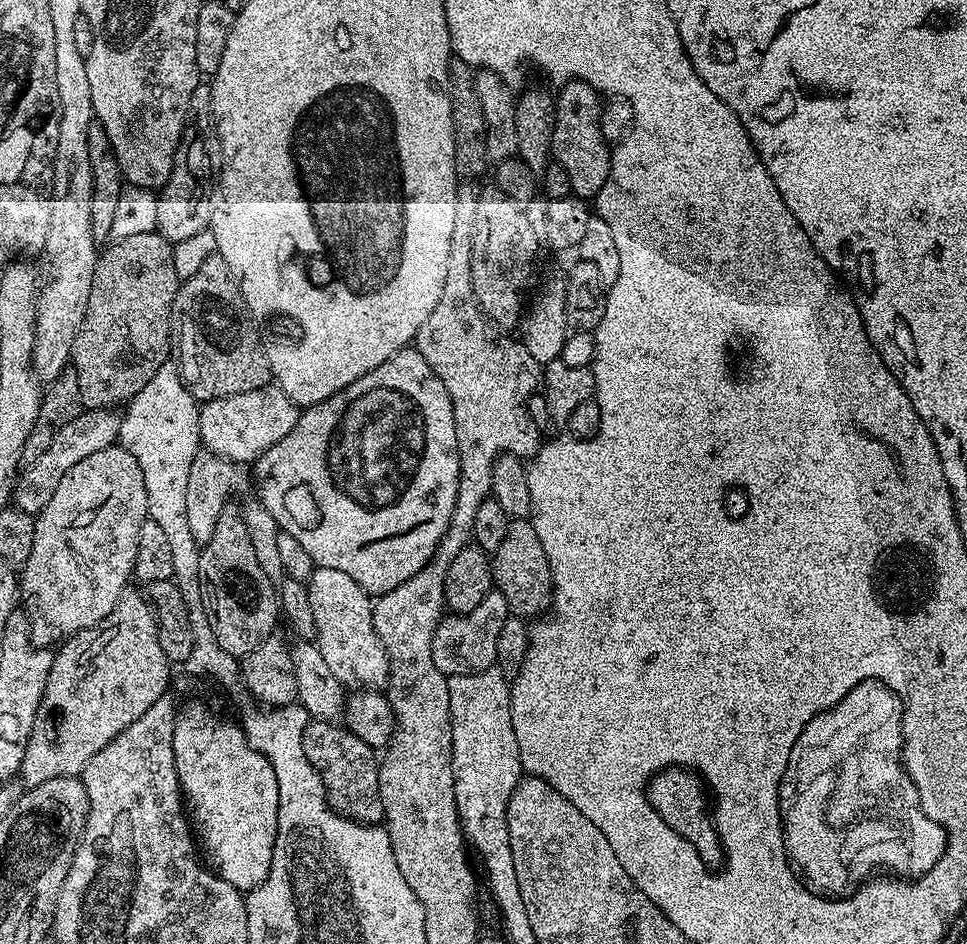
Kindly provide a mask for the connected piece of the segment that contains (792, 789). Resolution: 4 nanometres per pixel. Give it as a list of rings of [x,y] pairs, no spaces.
[[[863,680],[842,698],[834,707],[826,712],[820,712],[802,730],[802,734],[794,742],[790,750],[790,758],[786,770],[782,774],[780,783],[780,823],[784,826],[784,851],[804,887],[815,892],[816,895],[825,898],[843,898],[851,896],[865,880],[873,874],[880,874],[883,868],[889,868],[891,875],[896,878],[915,878],[925,876],[942,858],[946,846],[946,834],[944,828],[934,822],[934,818],[926,818],[926,810],[920,805],[920,795],[910,778],[910,774],[904,768],[902,749],[902,714],[904,703],[897,696],[891,695],[882,680]]]

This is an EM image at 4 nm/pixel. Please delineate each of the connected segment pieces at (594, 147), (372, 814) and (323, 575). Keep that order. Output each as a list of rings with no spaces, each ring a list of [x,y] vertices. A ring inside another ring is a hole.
[[[569,80],[559,85],[560,92],[555,93],[556,117],[554,118],[554,138],[552,139],[552,156],[555,163],[570,174],[572,195],[579,196],[581,200],[591,201],[606,186],[606,178],[612,169],[612,154],[610,144],[604,140],[599,126],[600,109],[602,107],[601,93],[589,86],[585,80]]]
[[[312,720],[302,734],[302,750],[306,750],[310,766],[314,766],[322,778],[332,811],[345,816],[347,820],[356,820],[359,824],[379,825],[383,821],[378,756],[369,744],[362,742],[362,738],[339,723]]]
[[[313,567],[306,587],[310,598],[310,610],[314,610],[316,627],[315,645],[322,654],[328,669],[342,685],[363,686],[368,690],[380,690],[388,683],[388,655],[382,642],[374,634],[372,622],[373,597],[342,570]]]

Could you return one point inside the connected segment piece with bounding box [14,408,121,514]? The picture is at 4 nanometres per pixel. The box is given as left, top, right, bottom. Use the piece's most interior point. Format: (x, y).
(94, 429)

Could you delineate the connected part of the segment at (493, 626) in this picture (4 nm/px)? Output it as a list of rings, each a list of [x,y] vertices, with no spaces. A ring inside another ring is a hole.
[[[491,591],[474,606],[474,610],[463,614],[448,614],[434,630],[432,653],[434,666],[446,677],[481,672],[496,664],[498,633],[510,618],[506,598],[498,591]]]

